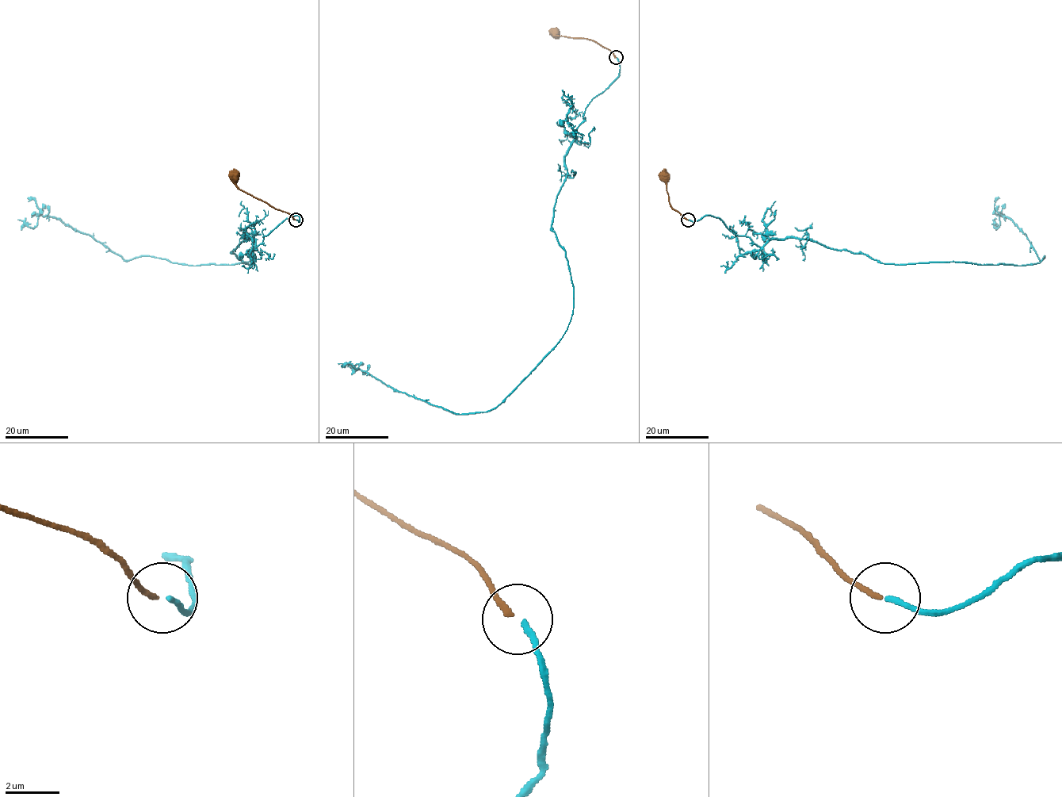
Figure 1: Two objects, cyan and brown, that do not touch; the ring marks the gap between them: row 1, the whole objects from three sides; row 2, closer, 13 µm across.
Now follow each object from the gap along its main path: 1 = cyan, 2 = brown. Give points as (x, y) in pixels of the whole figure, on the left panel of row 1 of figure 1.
1: (296, 220), (256, 247), (244, 238), (231, 253), (253, 263), (189, 266), (124, 260), (53, 217), (17, 220)
2: (296, 220), (288, 213), (242, 191), (235, 184), (234, 175)

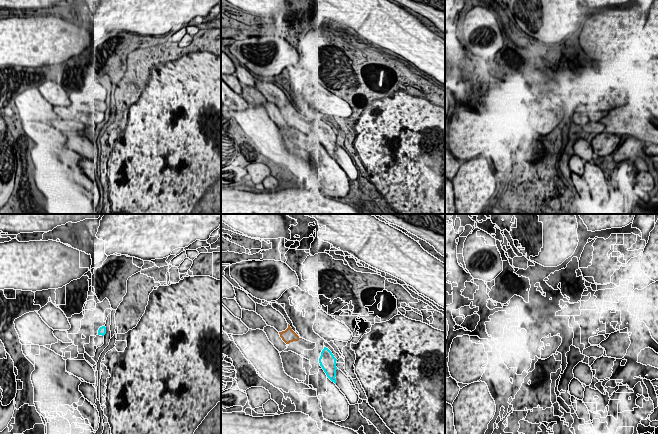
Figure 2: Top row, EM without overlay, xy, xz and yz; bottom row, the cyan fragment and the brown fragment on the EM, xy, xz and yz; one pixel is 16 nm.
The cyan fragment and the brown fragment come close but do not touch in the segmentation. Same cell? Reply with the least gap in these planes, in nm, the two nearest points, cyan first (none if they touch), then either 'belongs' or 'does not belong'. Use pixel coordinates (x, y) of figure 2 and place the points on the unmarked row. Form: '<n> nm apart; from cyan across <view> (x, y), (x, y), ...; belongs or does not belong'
420 nm apart; from cyan across xz (322, 126), (299, 114); belongs

